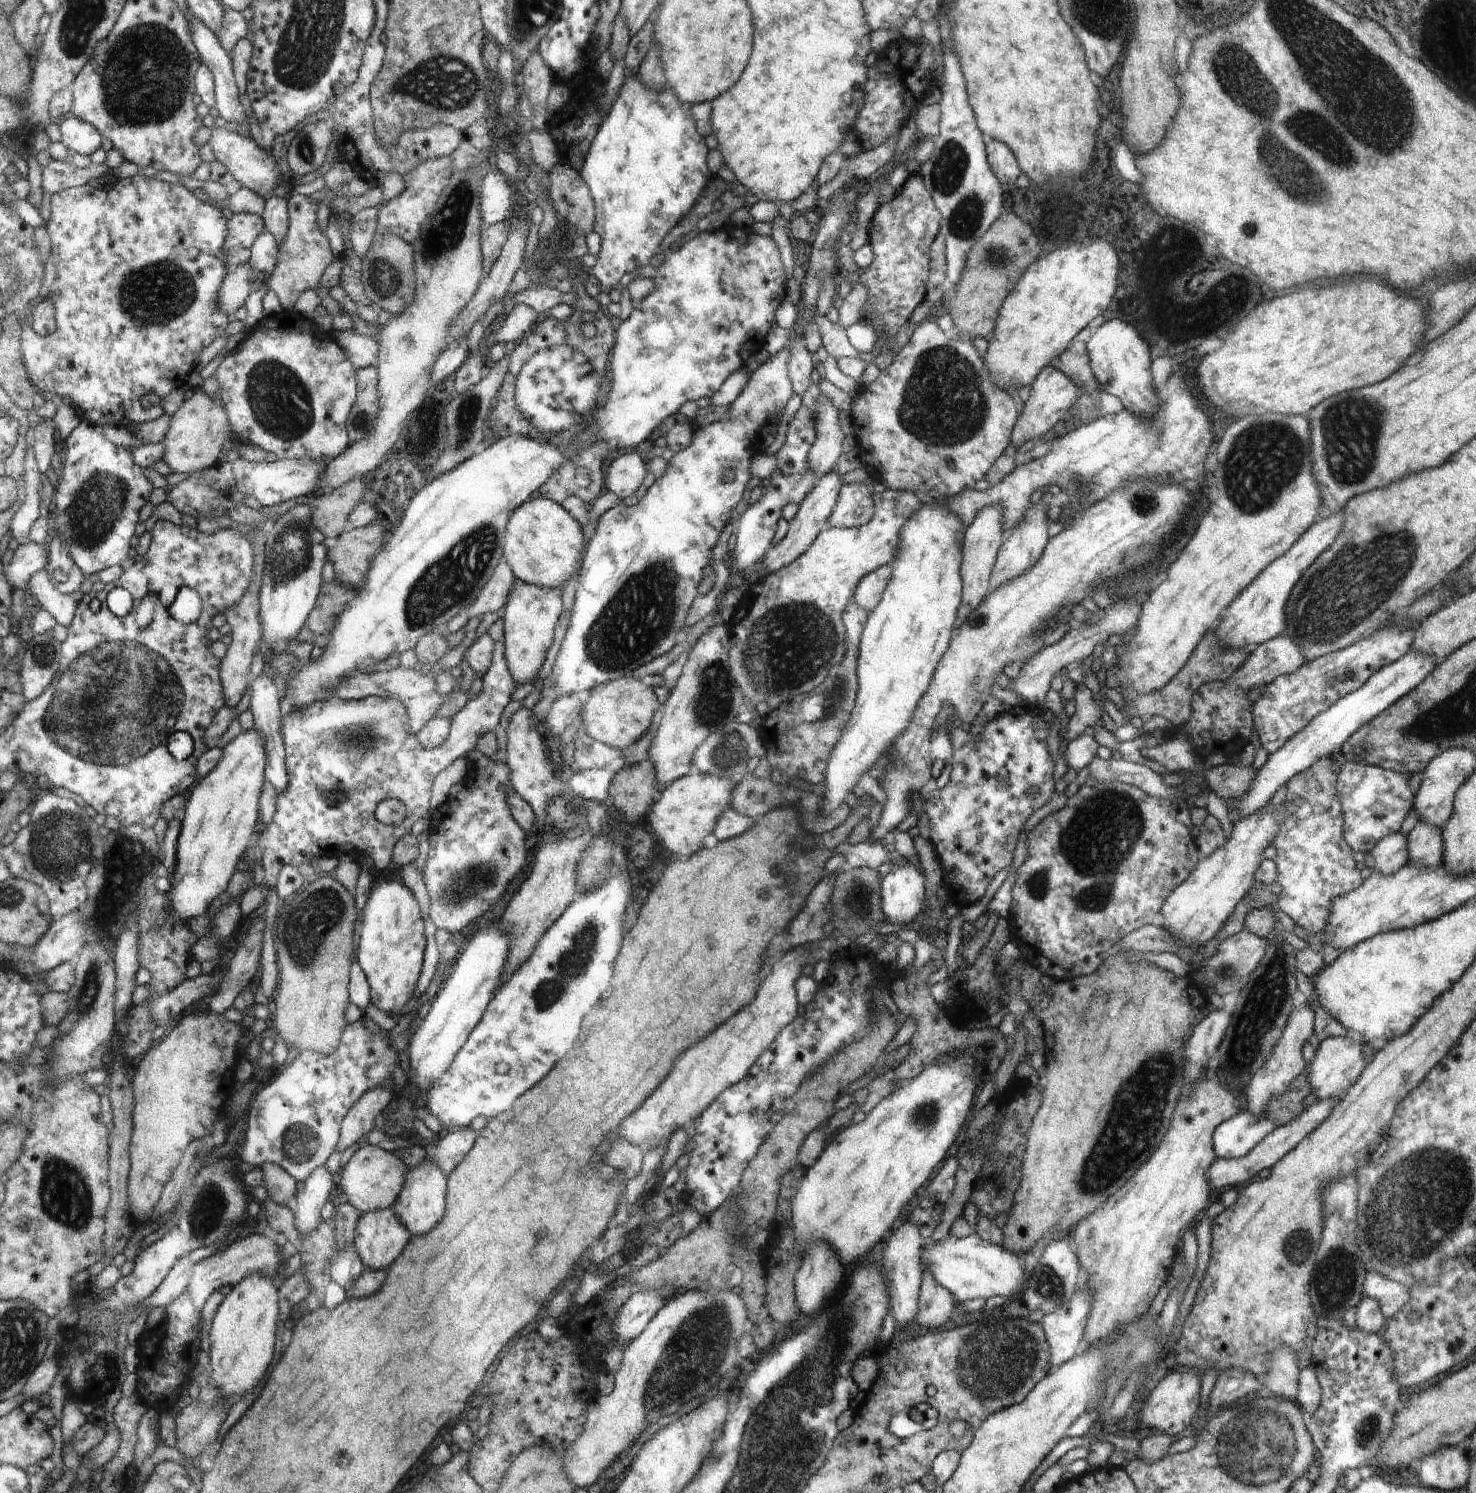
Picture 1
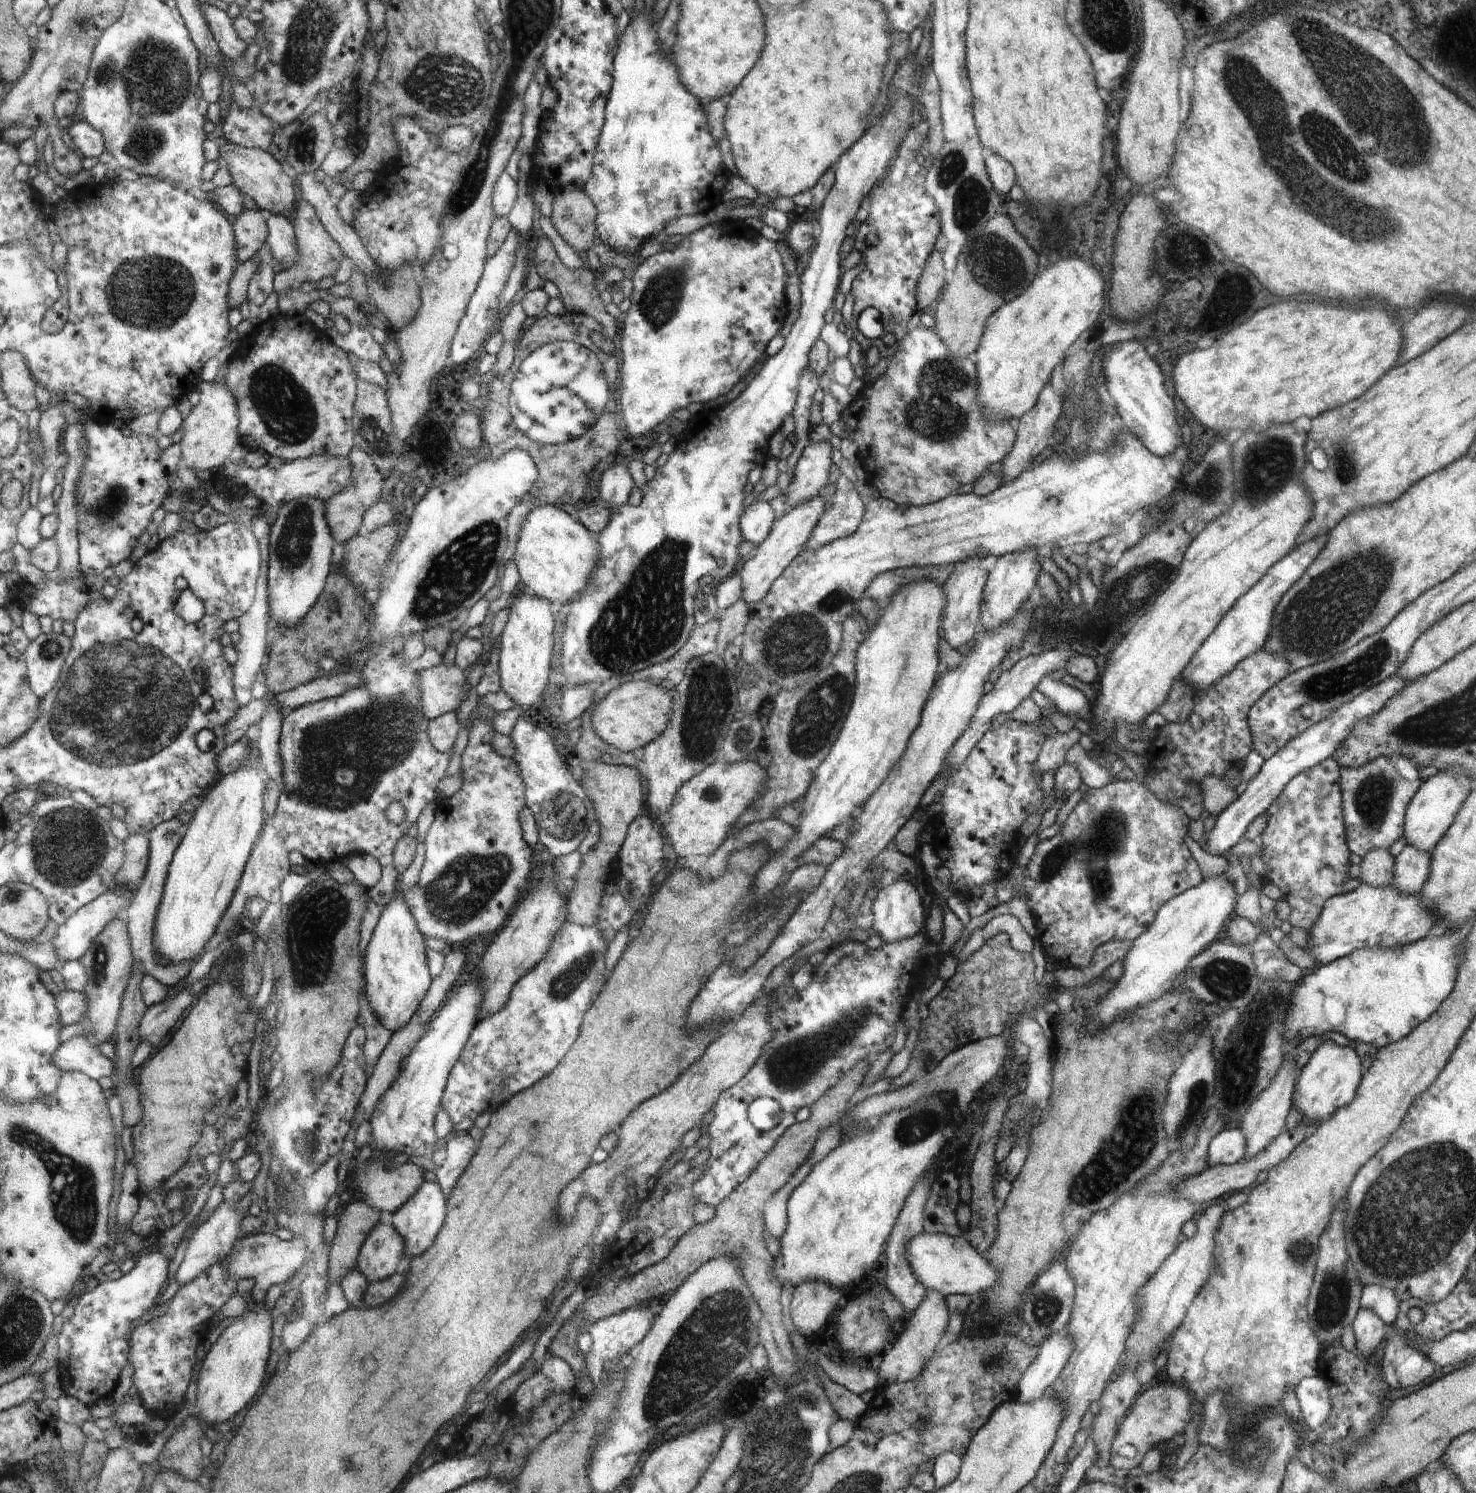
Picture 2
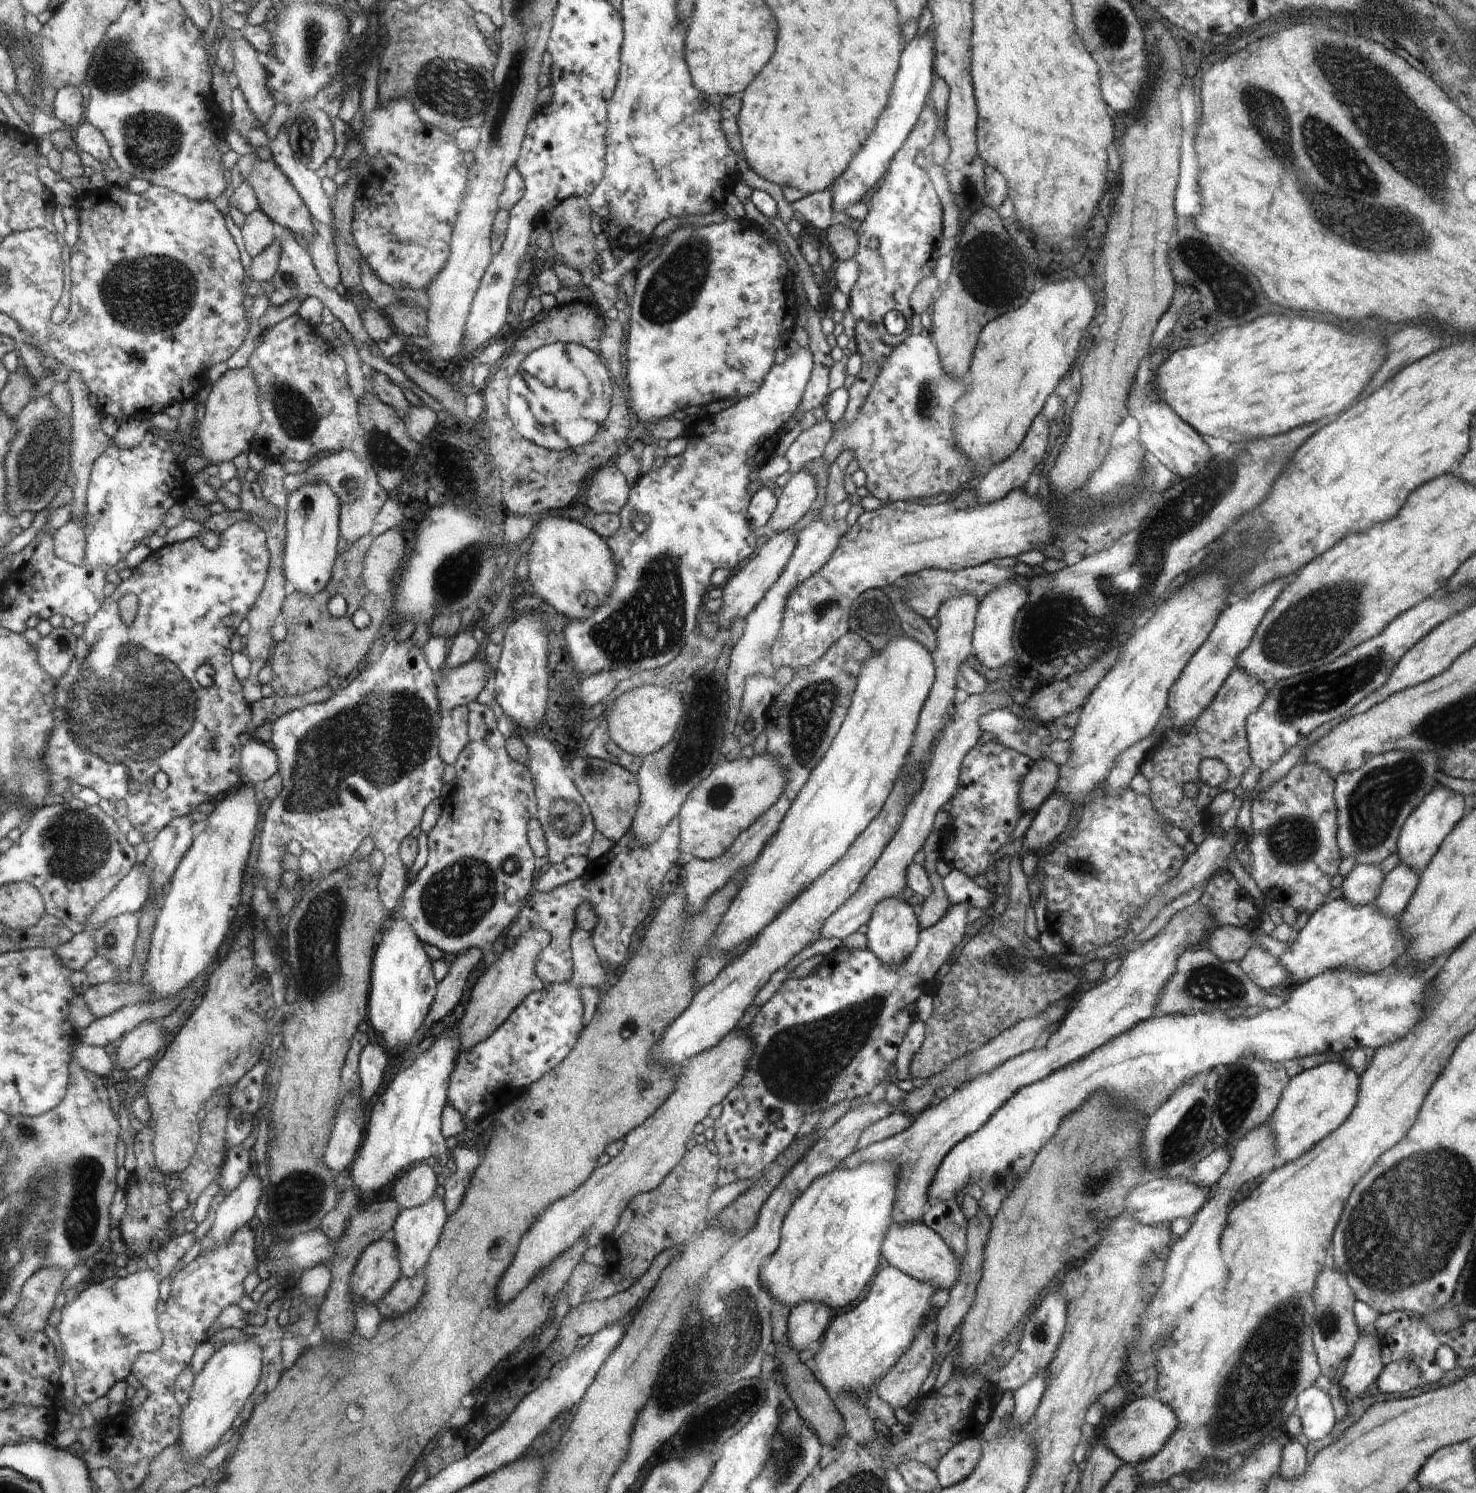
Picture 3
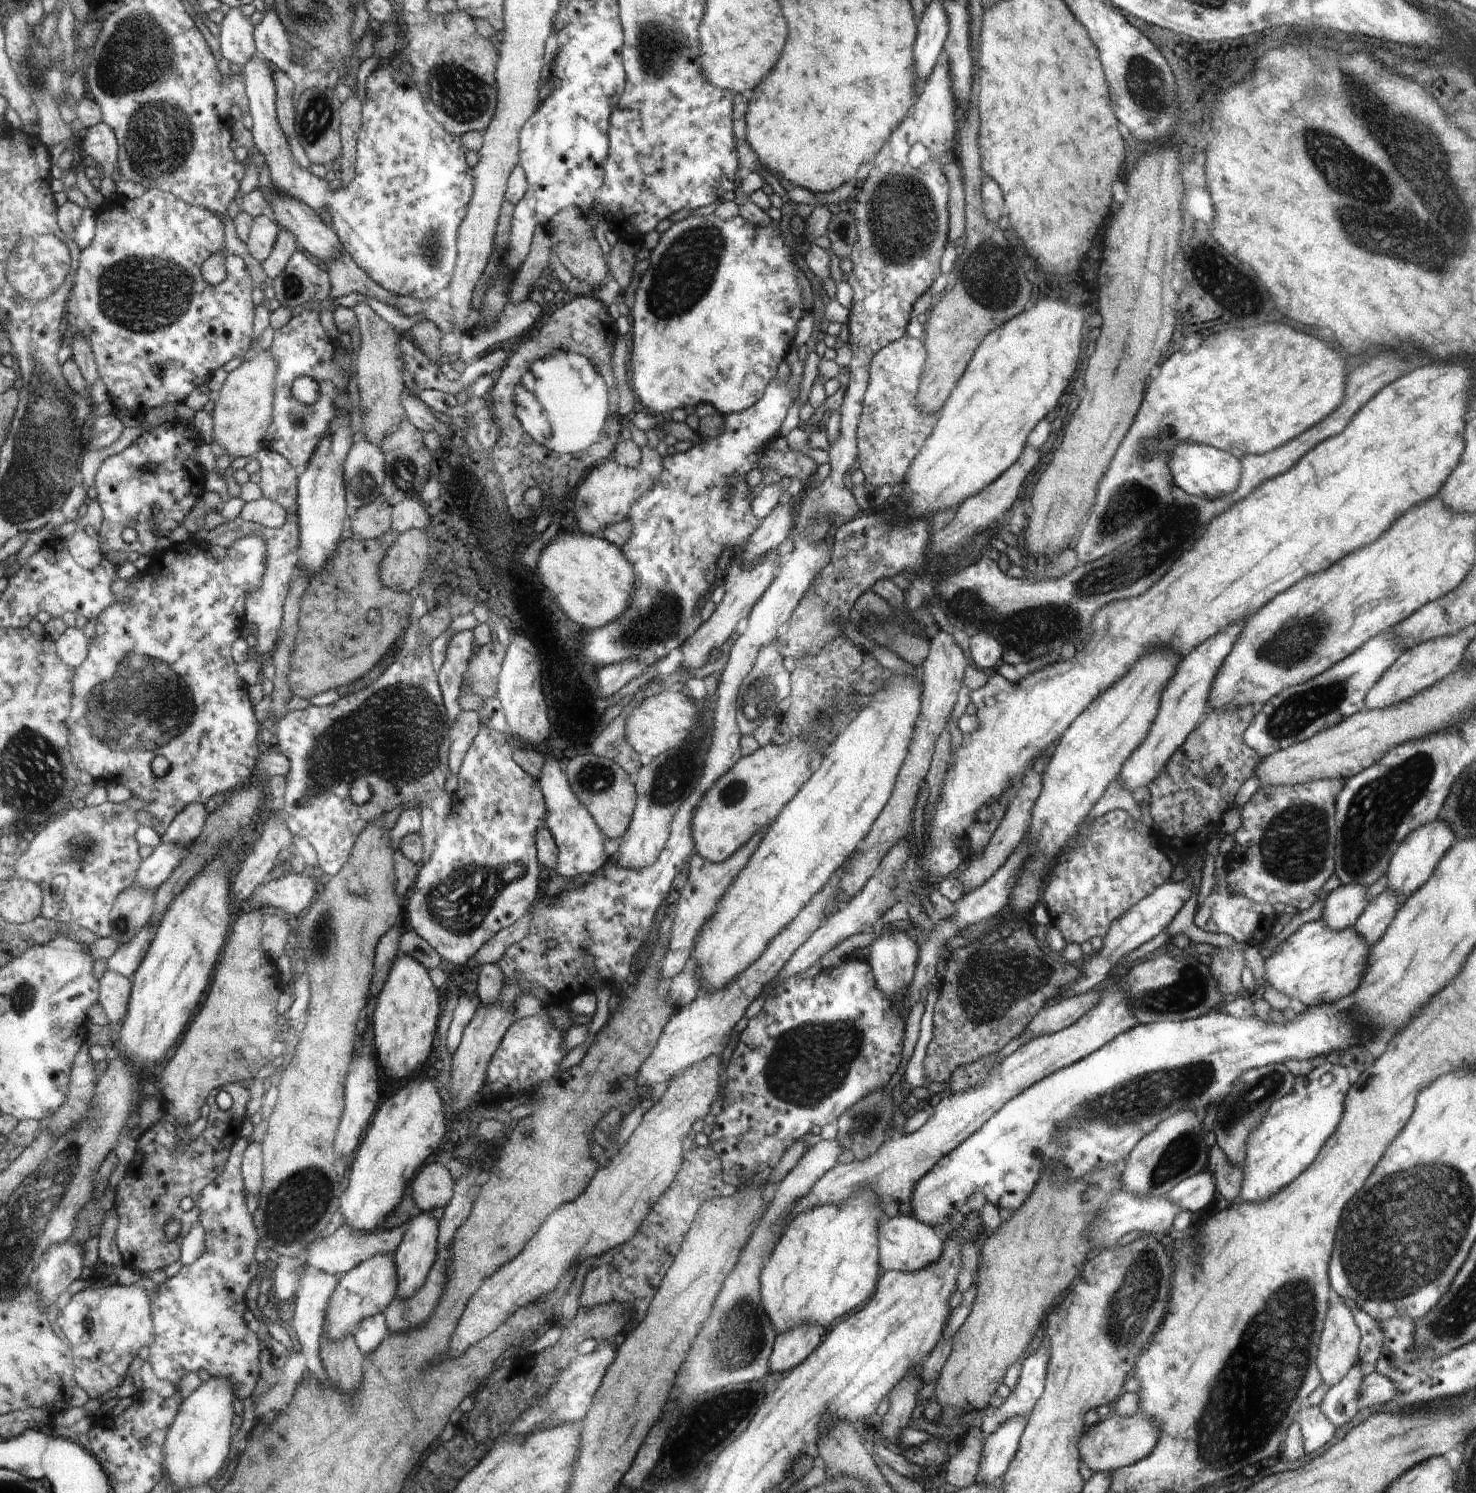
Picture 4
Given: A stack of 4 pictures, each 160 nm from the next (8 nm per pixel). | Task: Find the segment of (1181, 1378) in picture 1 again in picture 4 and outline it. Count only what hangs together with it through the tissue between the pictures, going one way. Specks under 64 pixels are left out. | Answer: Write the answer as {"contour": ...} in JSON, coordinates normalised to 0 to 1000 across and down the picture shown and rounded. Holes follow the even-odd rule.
{"contour":[[[754,946],[752,948],[740,954],[738,958],[733,960],[730,971],[732,974],[733,979],[741,987],[751,987],[770,981],[770,979],[780,973],[785,960],[785,958],[781,951],[772,946],[765,950],[759,949]]]}

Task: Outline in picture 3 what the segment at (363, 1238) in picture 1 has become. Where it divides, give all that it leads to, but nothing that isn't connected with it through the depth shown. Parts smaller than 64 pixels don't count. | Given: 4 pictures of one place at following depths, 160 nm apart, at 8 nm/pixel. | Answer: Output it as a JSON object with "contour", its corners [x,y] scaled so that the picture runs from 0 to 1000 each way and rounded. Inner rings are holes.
{"contour":[[[255,831],[243,843],[238,853],[240,869],[255,874],[272,854],[271,838],[268,832]]]}

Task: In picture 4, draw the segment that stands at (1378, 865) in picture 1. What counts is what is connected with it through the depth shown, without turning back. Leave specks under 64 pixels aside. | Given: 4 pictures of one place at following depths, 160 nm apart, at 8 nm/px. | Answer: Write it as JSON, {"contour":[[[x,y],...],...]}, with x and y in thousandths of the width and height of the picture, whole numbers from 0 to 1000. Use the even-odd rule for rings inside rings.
{"contour":[[[908,593],[903,596],[896,608],[895,616],[898,620],[907,624],[917,621],[927,605],[926,595],[923,593]]]}

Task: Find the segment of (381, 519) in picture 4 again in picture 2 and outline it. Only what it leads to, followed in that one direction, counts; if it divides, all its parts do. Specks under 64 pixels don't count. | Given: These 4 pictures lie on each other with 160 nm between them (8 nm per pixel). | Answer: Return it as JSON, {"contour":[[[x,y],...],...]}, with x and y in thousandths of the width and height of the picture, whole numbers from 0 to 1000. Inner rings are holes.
{"contour":[[[240,299],[240,304],[237,304],[236,309],[238,309],[239,322],[233,328],[224,332],[221,336],[221,344],[223,348],[223,352],[226,355],[226,360],[232,364],[234,364],[236,361],[246,356],[245,348],[247,344],[255,336],[257,335],[257,329],[261,324],[252,307],[243,299]]]}

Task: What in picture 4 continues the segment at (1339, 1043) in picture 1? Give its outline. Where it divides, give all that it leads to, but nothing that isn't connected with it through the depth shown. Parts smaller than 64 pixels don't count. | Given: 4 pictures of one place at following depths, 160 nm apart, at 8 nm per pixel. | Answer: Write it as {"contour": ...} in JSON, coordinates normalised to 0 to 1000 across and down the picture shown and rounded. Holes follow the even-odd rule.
{"contour":[[[898,710],[885,721],[877,721],[875,730],[860,740],[844,766],[839,800],[841,804],[848,806],[860,804],[890,778],[893,771],[909,749],[912,732],[916,727],[912,716]]]}

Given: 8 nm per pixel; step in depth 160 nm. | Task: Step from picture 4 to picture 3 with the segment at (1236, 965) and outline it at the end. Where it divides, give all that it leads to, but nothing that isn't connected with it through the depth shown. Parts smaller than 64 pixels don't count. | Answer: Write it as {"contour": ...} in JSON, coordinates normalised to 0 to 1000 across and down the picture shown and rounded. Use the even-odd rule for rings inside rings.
{"contour":[[[824,620],[818,628],[818,635],[831,645],[839,645],[849,634],[847,624],[843,621]]]}

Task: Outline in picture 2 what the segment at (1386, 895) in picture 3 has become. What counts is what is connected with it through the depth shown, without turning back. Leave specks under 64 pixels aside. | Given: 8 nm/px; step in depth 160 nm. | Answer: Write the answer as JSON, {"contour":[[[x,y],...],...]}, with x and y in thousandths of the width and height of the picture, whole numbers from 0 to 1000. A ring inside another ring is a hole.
{"contour":[[[953,565],[945,574],[945,587],[944,593],[950,599],[963,599],[969,587],[970,575],[969,571],[962,571],[957,565]]]}

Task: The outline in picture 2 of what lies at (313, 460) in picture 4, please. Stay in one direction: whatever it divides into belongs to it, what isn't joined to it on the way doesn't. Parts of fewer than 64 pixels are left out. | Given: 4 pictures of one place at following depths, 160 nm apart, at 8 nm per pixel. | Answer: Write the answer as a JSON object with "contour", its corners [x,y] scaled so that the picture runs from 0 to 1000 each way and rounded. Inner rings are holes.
{"contour":[[[202,333],[188,340],[188,347],[184,351],[182,372],[184,407],[187,415],[195,419],[206,415],[215,405],[223,387],[225,375],[225,359],[220,348],[220,336]]]}

